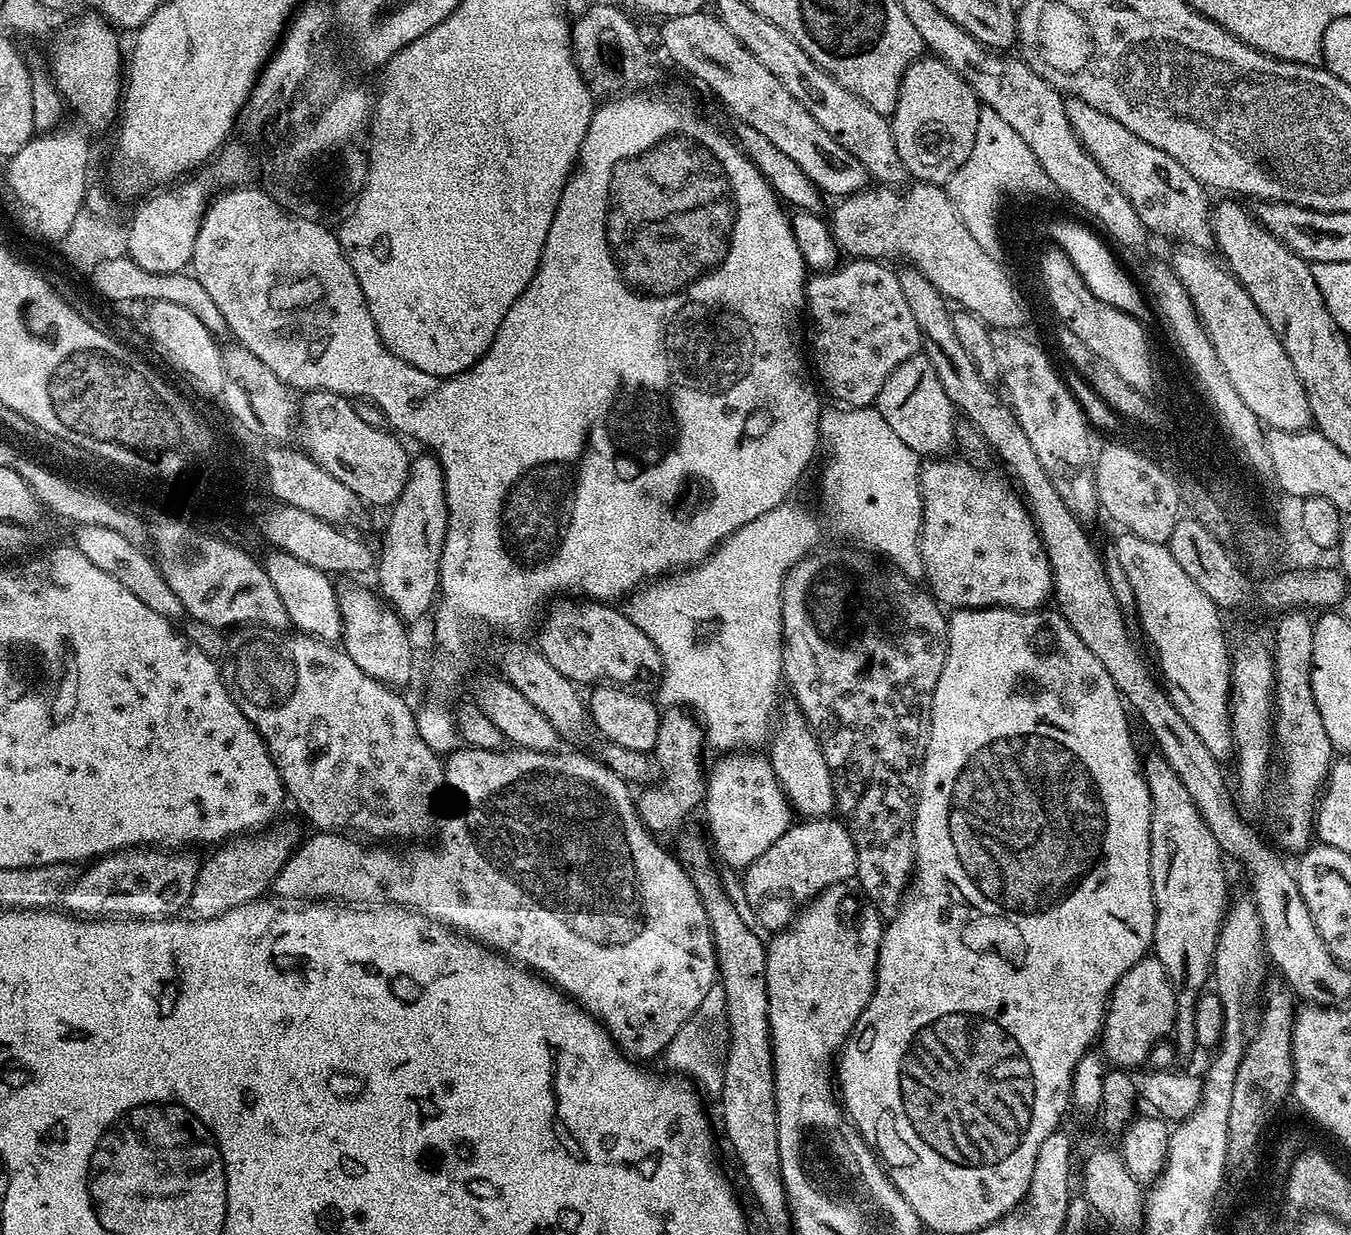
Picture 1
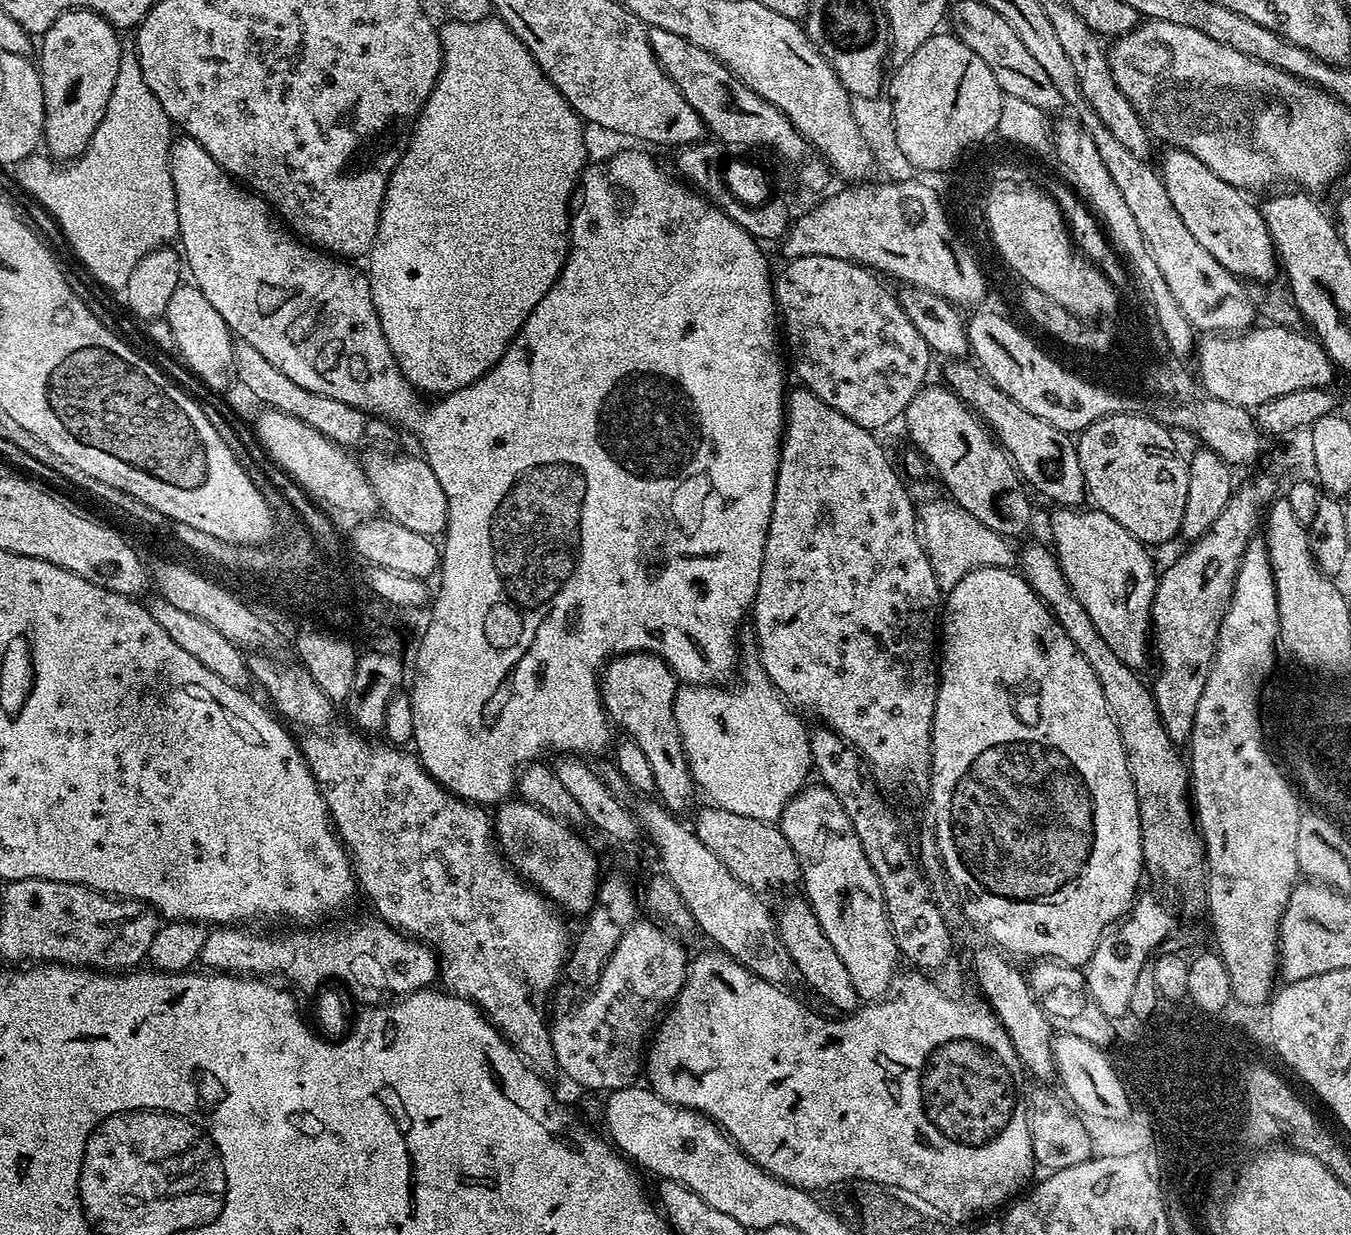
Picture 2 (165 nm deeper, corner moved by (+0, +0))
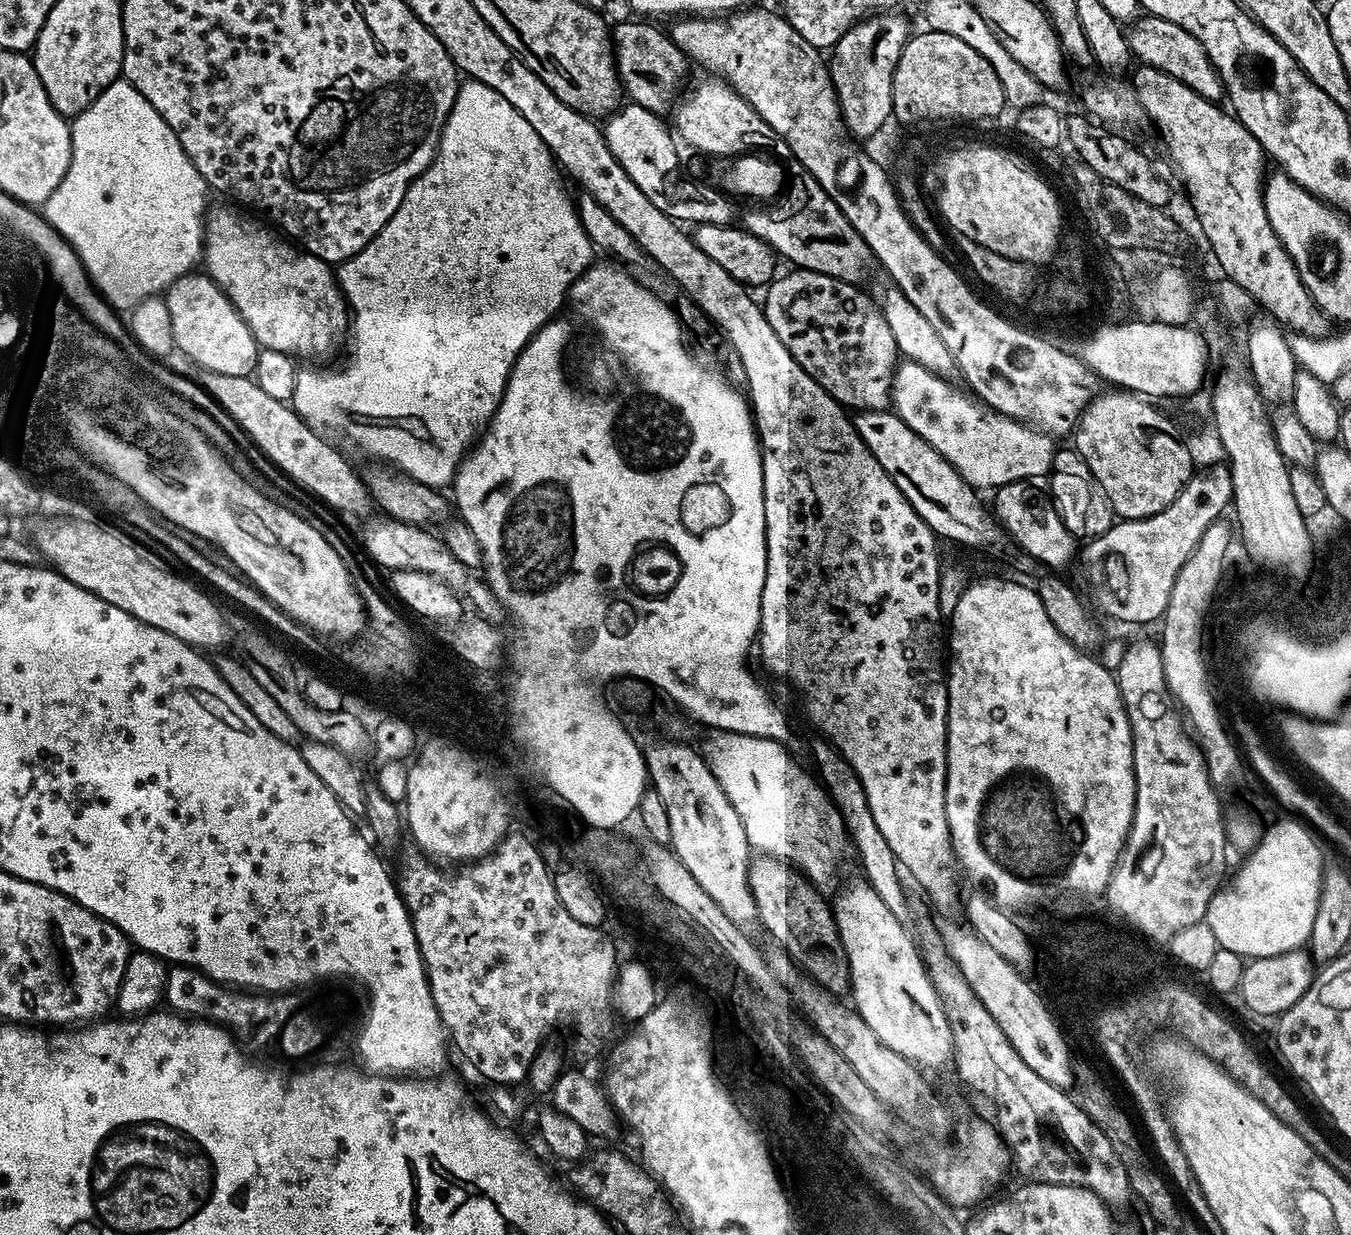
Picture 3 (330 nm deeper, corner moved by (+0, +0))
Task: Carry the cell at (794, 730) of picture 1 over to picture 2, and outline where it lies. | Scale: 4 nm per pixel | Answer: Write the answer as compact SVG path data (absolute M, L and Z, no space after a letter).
M815 783L801 788L799 794L784 807L778 827L780 833L790 842L800 863L803 895L810 903L830 945L834 946L842 964L846 966L859 999L864 1002L876 1002L893 987L894 977L898 972L898 953L888 921L888 911L882 898L882 886L878 882L878 874L874 874L874 870L870 870L870 862L866 862L862 842L858 842L858 834L854 834L854 826L842 802L838 802L836 795L829 788L825 788L823 783Z

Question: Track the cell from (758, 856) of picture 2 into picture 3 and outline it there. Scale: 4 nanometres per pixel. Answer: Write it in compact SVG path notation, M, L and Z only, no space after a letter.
M757 855L748 866L748 881L754 894L759 923L781 944L783 951L796 961L808 979L840 998L849 991L848 959L836 930L831 903L823 900L812 881L801 876L782 860Z

